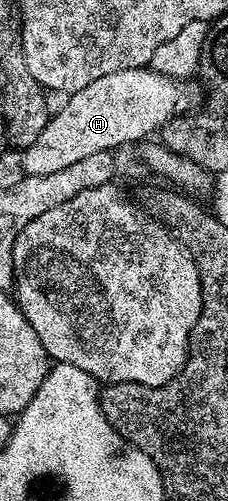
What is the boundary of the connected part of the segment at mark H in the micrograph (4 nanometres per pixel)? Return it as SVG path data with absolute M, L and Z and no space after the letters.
M144 66L104 73L104 77L96 77L92 85L79 91L71 90L68 98L59 111L57 108L51 114L40 137L22 151L27 176L60 173L60 169L68 169L68 165L76 165L76 161L84 161L84 157L92 157L92 153L113 152L114 147L125 143L141 144L168 121L178 115L191 114L203 102L204 88L193 78L173 79Z

